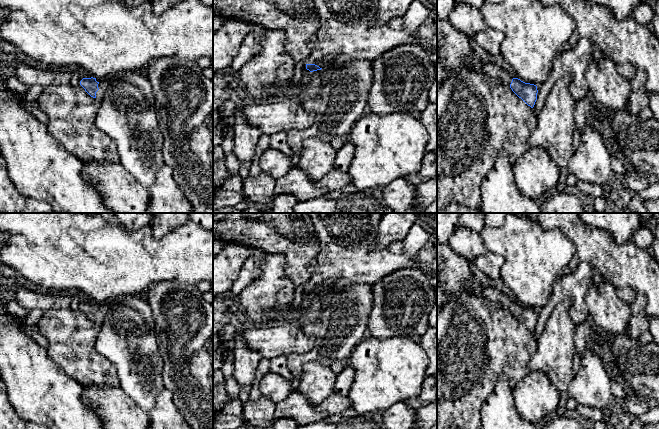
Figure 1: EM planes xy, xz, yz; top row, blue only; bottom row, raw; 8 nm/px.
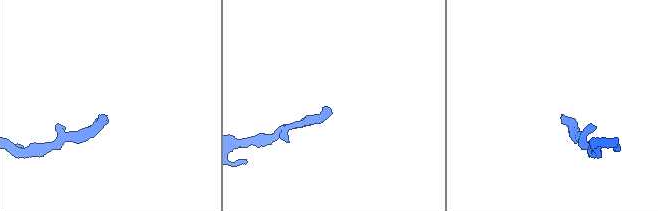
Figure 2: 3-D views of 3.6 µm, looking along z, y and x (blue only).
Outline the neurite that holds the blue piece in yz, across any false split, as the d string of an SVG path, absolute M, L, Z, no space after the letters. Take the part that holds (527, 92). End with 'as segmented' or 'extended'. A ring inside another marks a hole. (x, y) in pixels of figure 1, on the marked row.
M448 19L437 20L437 88L461 67L475 70L476 65L482 67L481 75L490 79L500 79L503 85L509 86L528 106L534 107L538 93L536 85L511 77L499 66L498 62L491 63L482 60L471 48L469 38L465 34L457 31Z; extended

